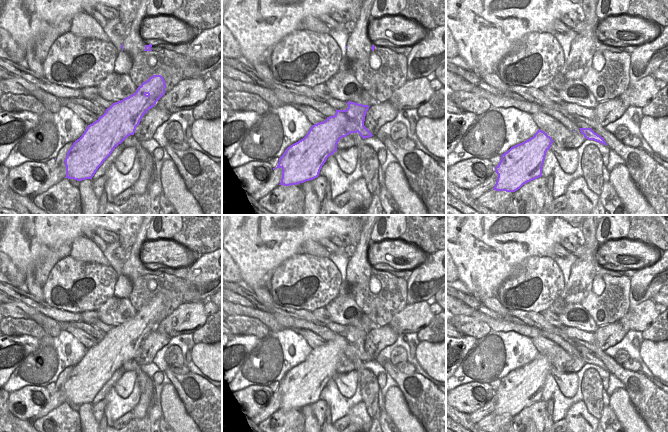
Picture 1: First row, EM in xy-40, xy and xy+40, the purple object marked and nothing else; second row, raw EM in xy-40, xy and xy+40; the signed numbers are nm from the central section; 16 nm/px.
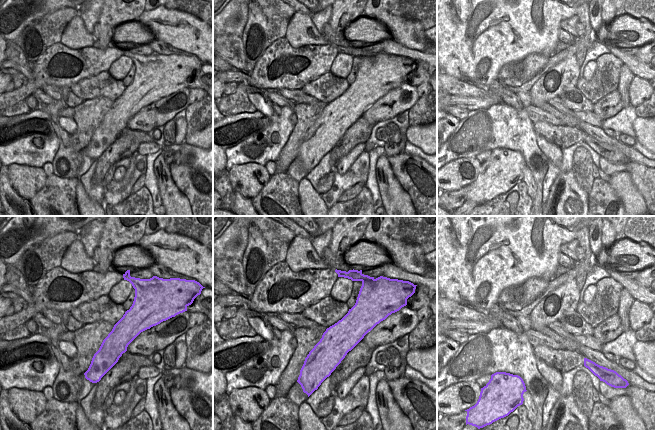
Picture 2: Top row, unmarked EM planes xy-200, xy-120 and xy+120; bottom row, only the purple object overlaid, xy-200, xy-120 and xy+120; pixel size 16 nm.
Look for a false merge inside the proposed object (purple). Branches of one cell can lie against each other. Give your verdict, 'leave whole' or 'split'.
leave whole

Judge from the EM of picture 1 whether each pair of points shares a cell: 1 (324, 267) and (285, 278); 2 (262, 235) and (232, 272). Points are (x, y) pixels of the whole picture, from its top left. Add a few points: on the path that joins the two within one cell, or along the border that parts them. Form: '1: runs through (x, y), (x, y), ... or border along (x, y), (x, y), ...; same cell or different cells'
1: runs through (314, 274), (295, 278); same cell
2: border along (232, 258), (243, 280); different cells

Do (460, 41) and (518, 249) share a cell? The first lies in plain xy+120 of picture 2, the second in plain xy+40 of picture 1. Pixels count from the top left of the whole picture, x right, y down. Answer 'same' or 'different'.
same

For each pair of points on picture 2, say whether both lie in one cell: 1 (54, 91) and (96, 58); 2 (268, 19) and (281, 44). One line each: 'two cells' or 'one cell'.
1: two cells
2: two cells

